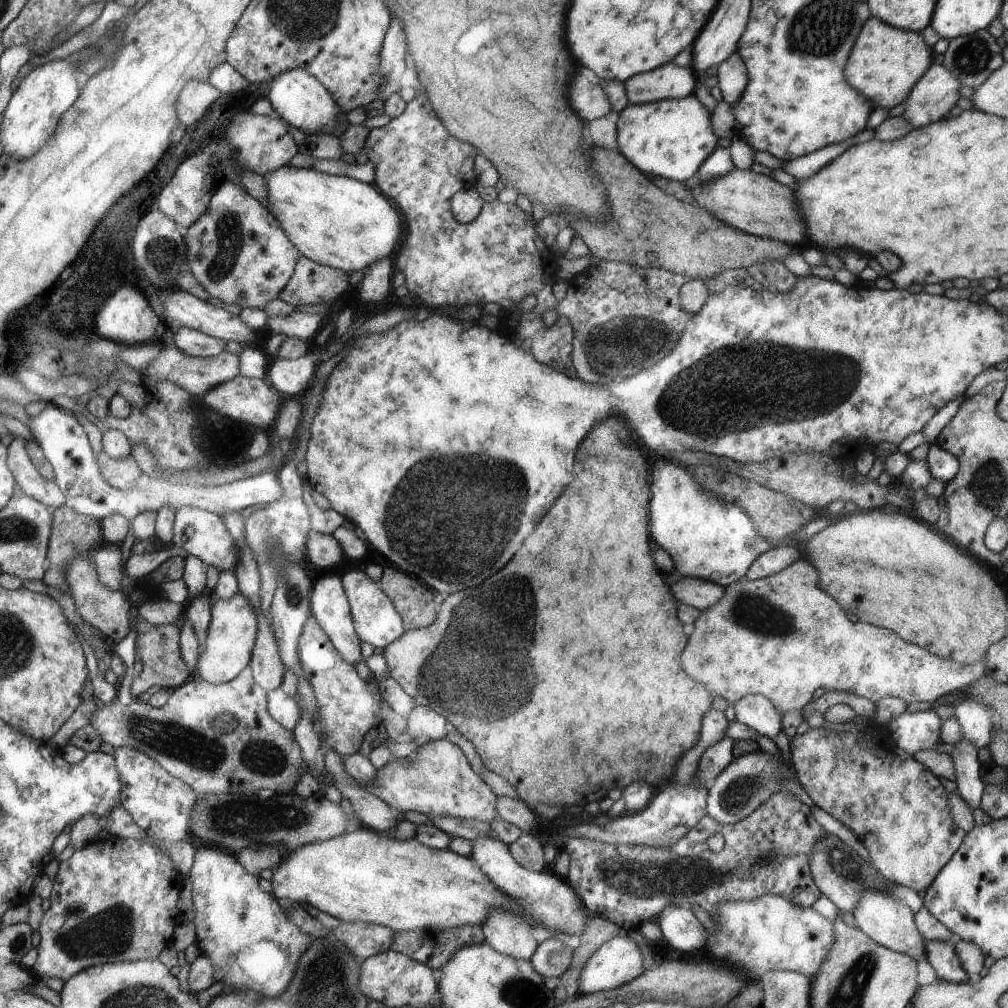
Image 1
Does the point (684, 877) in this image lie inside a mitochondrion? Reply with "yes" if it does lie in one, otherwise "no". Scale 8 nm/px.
yes

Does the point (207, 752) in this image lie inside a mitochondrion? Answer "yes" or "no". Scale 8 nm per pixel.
yes

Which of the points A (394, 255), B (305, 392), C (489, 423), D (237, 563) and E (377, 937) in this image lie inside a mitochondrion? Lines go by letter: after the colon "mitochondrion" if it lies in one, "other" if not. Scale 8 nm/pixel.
A: other
B: other
C: other
D: other
E: other

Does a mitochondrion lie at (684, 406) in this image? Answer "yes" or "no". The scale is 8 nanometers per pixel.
yes

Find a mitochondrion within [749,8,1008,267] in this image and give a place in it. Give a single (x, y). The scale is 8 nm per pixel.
(972, 58)

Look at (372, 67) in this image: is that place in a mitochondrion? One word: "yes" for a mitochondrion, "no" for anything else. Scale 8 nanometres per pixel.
no

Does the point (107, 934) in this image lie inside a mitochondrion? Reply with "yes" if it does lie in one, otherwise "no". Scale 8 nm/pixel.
yes

